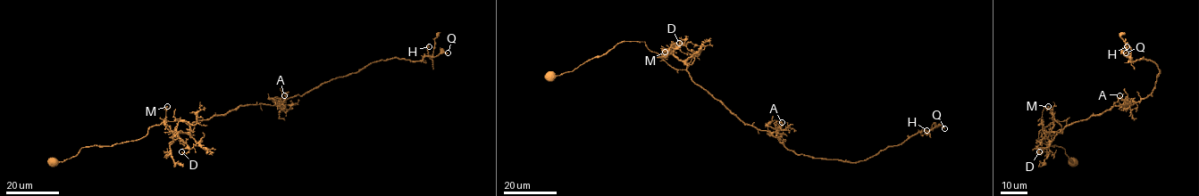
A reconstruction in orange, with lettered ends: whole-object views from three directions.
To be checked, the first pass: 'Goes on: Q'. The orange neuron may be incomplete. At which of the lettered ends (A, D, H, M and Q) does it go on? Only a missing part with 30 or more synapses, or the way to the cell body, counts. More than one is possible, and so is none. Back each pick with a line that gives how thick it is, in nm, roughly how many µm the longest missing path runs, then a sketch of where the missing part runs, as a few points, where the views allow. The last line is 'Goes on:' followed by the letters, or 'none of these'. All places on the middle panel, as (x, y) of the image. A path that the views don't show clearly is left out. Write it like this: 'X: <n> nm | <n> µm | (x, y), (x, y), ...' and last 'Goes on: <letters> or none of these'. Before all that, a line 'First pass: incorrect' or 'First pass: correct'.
First pass: correct
Q: 200 nm | 8 µm
Goes on: Q

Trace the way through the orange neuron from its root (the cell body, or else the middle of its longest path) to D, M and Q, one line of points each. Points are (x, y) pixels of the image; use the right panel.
D: (1118, 105), (1066, 126), (1041, 153), (1039, 151)
M: (1118, 105), (1068, 126), (1066, 120), (1056, 120), (1048, 106)
Q: (1118, 105), (1131, 105), (1152, 95), (1160, 73), (1152, 61), (1143, 57), (1132, 61), (1122, 53), (1126, 53)

